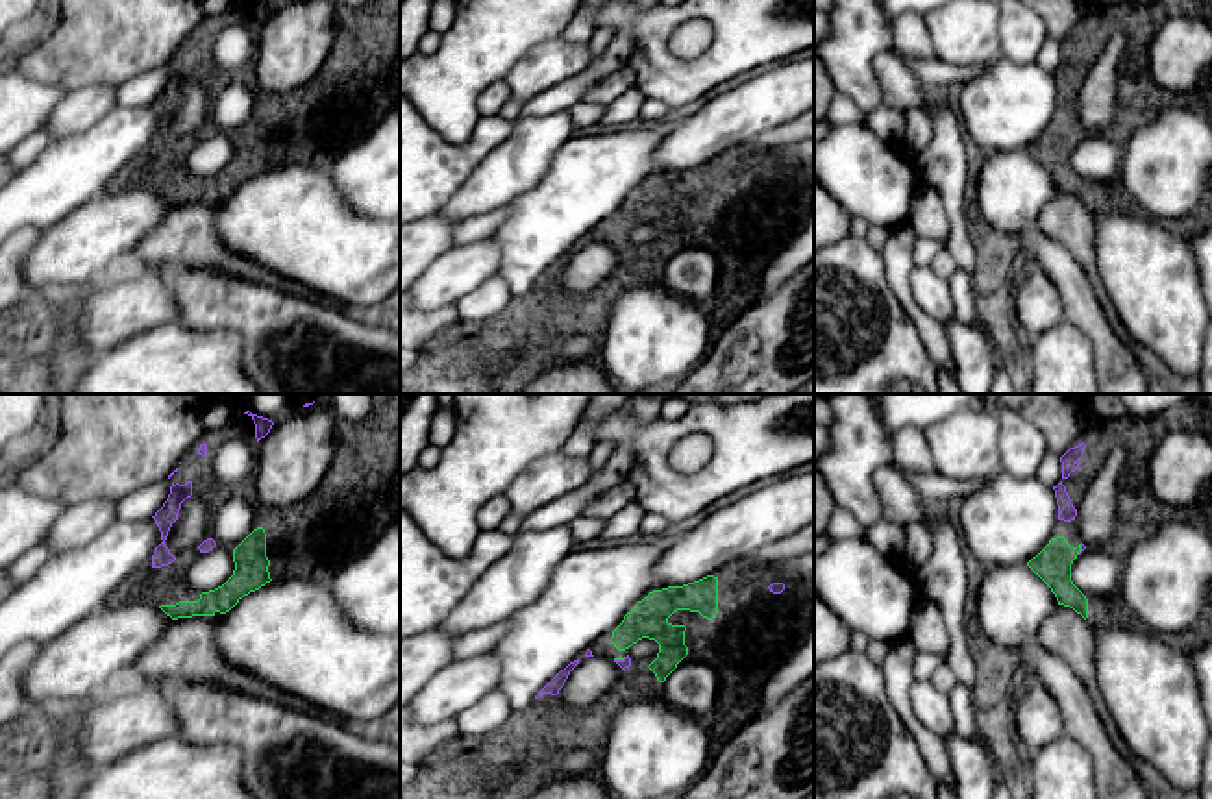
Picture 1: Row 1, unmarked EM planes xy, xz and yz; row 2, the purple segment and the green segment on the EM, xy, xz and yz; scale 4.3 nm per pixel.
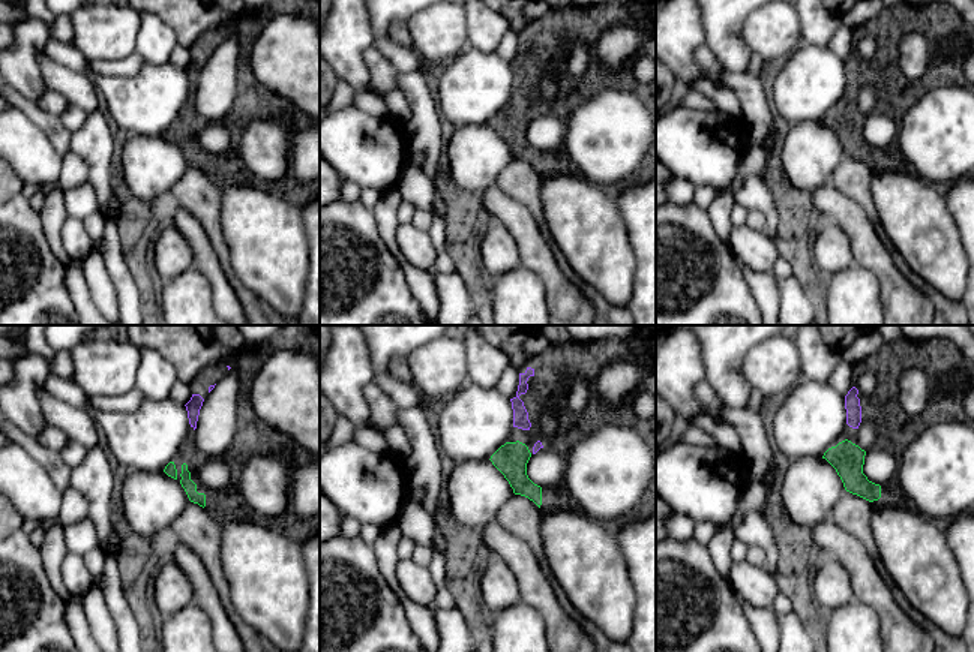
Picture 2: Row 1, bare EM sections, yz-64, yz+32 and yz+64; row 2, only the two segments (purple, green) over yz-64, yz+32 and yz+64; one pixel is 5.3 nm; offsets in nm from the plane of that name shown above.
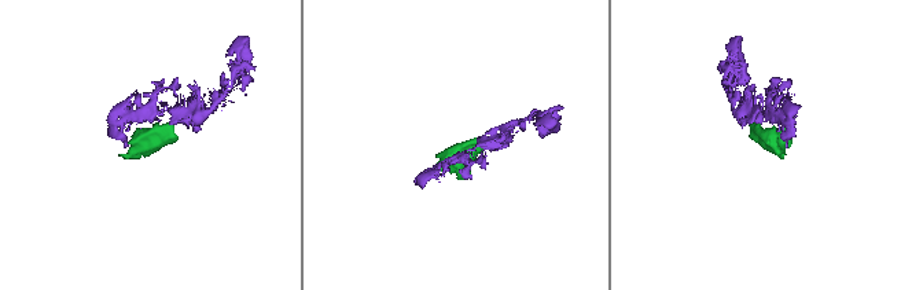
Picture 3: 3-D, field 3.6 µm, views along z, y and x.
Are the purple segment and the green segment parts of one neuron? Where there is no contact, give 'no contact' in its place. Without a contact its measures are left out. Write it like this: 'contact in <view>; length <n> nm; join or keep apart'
contact in yz; length 50 nm; join

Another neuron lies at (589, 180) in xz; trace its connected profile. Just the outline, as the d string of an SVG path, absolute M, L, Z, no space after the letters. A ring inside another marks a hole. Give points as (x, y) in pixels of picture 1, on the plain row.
M677 122L651 129L572 137L544 178L511 202L509 216L490 235L500 244L498 276L524 296L570 248L585 239L655 176L655 152Z

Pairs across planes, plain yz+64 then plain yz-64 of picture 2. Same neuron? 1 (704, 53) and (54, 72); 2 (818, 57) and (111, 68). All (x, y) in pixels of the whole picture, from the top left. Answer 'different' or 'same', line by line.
1: same
2: different

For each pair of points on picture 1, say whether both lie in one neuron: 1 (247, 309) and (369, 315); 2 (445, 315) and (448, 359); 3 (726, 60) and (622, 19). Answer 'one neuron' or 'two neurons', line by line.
1: one neuron
2: two neurons
3: one neuron

